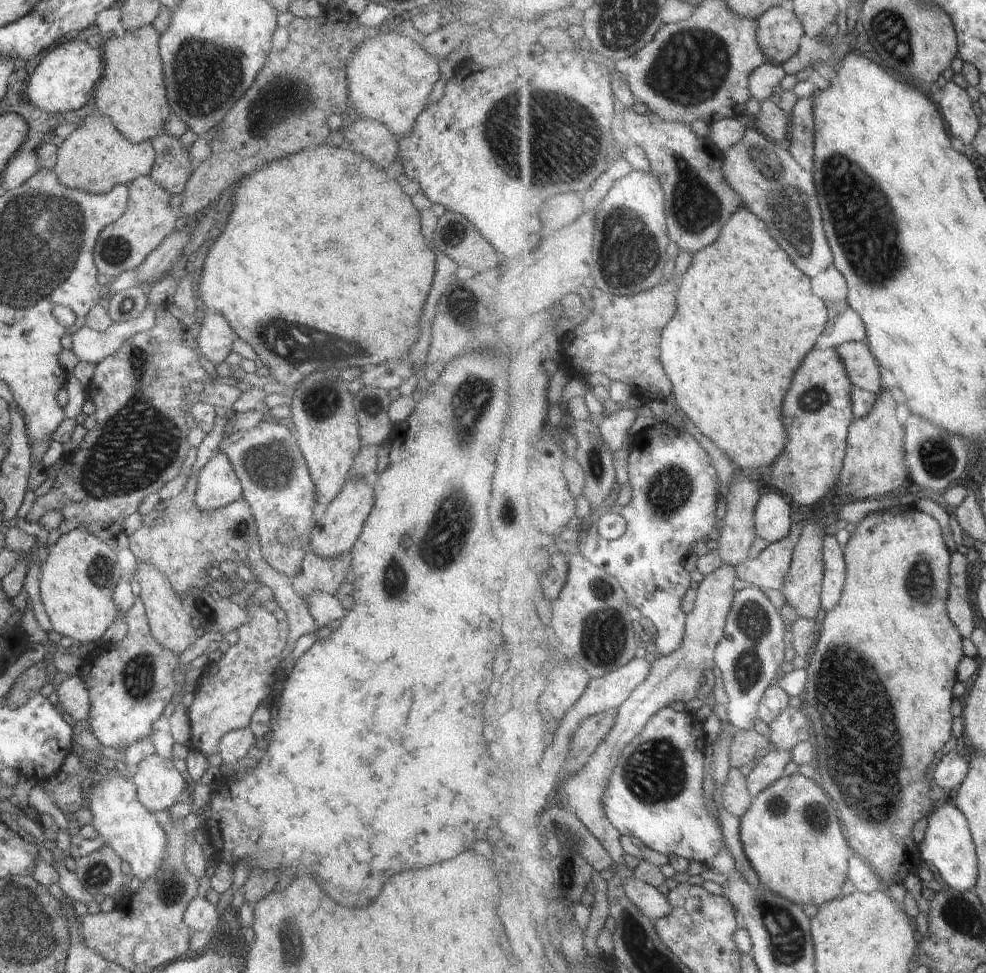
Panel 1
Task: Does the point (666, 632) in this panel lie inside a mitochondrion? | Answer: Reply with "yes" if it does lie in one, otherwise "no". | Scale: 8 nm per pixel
no

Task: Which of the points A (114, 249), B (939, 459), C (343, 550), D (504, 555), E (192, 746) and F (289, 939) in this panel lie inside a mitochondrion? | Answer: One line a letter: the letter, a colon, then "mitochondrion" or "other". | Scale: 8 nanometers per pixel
A: mitochondrion
B: mitochondrion
C: other
D: other
E: other
F: mitochondrion

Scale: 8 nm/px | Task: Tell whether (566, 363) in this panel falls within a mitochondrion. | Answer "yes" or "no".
no

